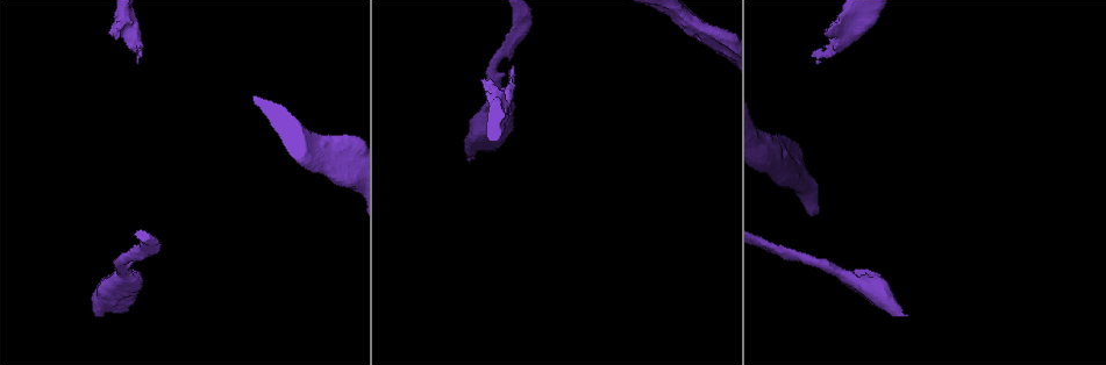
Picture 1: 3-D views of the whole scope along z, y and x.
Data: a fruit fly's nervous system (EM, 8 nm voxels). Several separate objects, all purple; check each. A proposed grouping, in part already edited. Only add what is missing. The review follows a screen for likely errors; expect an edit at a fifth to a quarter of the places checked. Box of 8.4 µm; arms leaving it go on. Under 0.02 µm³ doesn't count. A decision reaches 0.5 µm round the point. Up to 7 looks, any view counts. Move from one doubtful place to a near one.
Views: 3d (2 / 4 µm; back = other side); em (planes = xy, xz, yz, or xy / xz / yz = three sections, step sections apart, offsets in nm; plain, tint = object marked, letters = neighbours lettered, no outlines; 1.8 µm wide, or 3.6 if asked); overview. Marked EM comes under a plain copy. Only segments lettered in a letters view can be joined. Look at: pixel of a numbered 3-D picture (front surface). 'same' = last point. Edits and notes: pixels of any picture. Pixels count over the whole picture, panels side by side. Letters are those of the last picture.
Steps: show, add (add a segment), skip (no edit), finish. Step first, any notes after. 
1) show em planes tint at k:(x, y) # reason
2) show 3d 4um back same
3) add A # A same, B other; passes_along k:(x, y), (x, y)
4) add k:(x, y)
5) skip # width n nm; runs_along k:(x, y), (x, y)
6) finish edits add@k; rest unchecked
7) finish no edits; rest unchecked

show em planes letters at 1:(831, 268) # sudden change in width

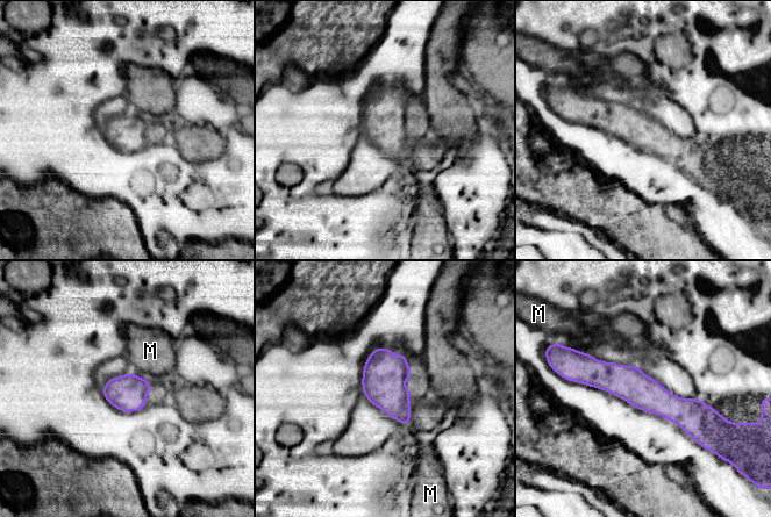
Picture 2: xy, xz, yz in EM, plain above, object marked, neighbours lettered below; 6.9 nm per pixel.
skip # M other; none of them fits

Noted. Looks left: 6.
show em yz step 16 tint at 1:(99, 314) # stops while still wide

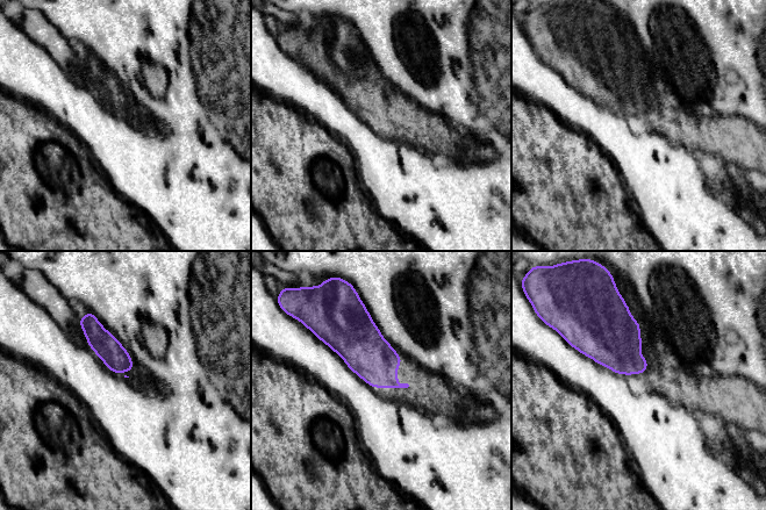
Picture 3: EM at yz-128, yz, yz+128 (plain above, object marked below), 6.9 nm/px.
show em xz step 4 letters same

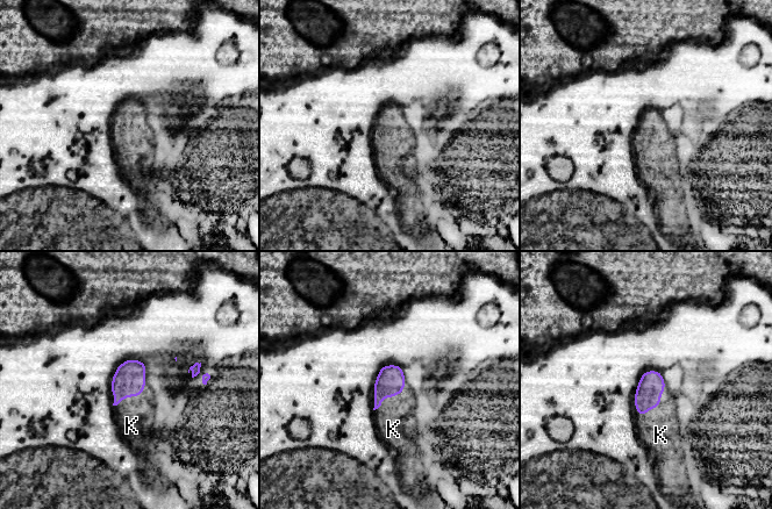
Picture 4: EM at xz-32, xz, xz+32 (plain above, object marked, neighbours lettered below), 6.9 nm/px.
add K # longest_contact K 280 nm; K same; the neuron continues

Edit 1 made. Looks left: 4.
show overview # redraw

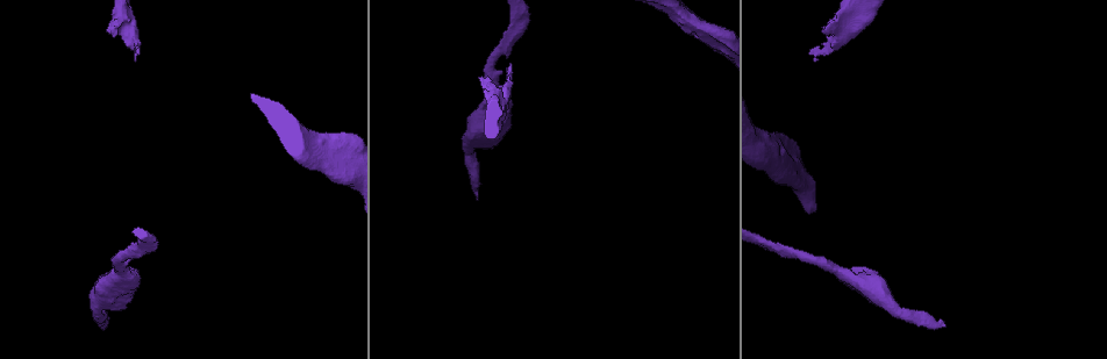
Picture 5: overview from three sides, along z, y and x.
show em xy step 4 tint at 5:(140, 52) # an open end

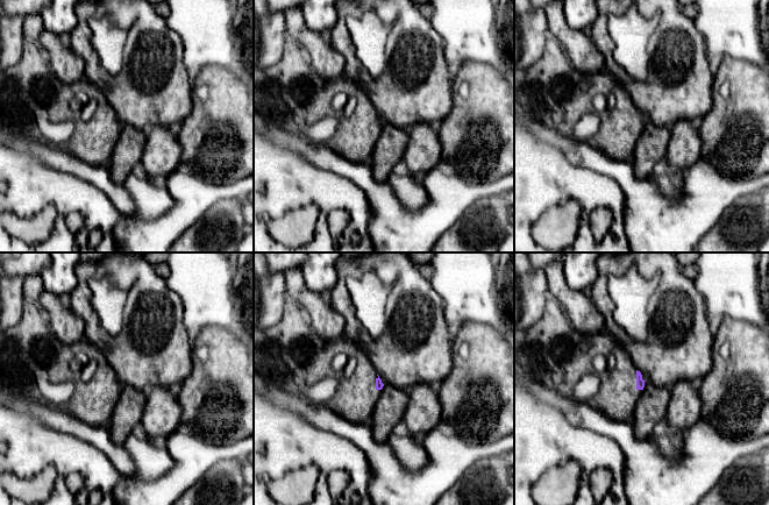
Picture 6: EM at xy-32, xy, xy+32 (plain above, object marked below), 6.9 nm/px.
show em planes tint same

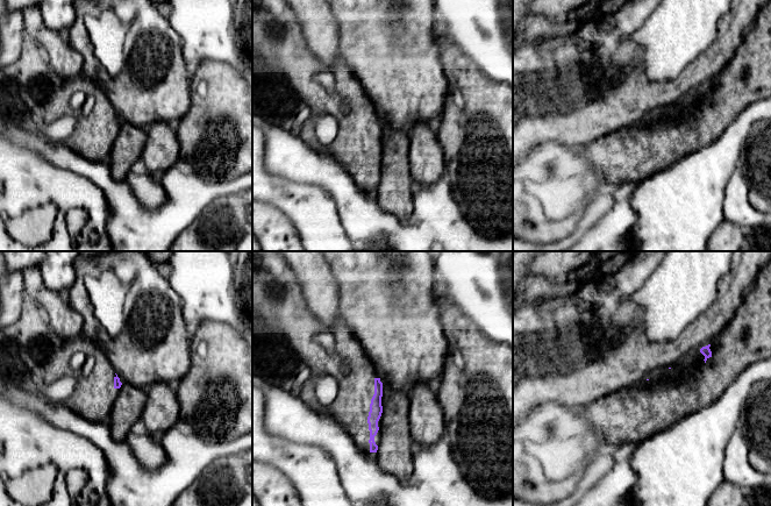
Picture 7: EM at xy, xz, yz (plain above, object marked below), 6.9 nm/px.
show em planes letters same

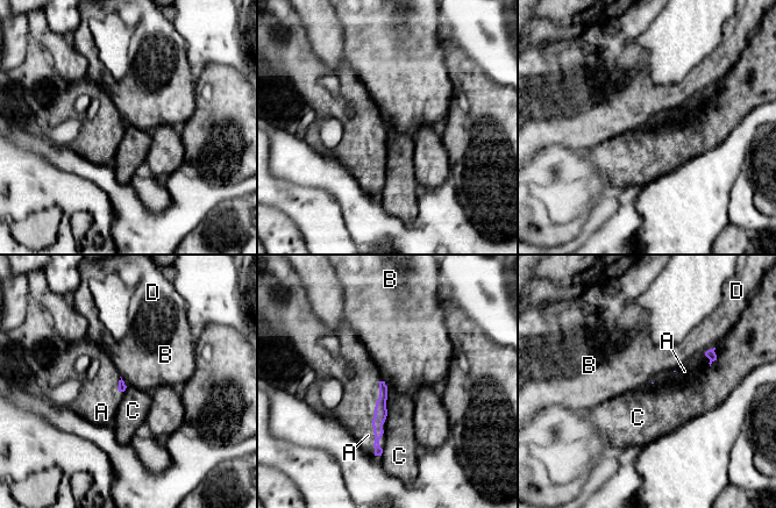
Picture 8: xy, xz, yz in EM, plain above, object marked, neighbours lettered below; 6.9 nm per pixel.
add A # longest_contact C 260 nm; A same, B other, C other, D other; passes_along 8:(381, 410), (375, 438), (368, 435); the neuron continues

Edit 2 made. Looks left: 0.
finish edits add@4, add@8; rest unchecked

